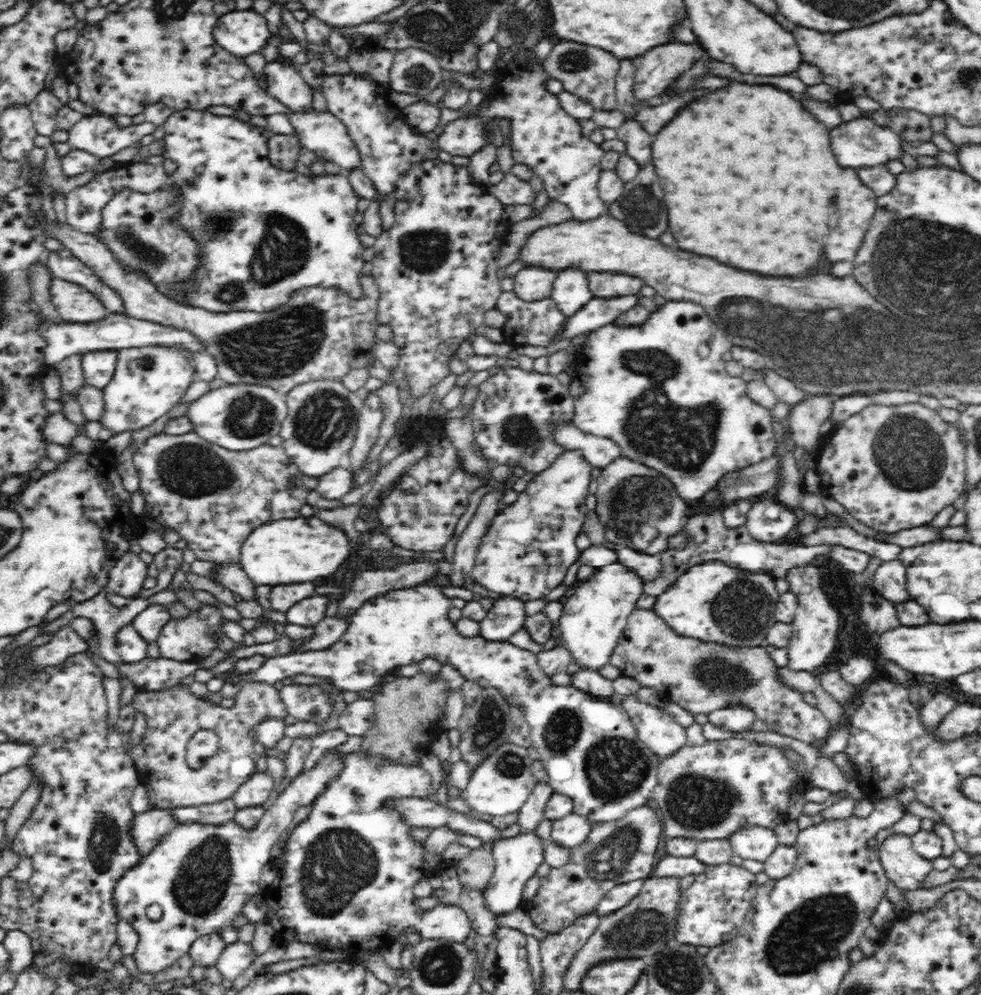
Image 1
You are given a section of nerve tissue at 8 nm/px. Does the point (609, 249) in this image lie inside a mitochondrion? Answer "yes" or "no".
no

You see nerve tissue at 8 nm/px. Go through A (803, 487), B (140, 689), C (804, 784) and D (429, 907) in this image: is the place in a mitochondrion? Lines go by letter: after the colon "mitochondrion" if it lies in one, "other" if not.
A: other
B: other
C: other
D: other

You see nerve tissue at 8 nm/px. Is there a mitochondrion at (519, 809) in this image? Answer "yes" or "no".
no

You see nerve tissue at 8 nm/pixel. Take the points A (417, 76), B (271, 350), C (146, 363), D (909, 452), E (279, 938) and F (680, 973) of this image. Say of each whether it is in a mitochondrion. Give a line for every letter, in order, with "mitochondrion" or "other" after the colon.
A: mitochondrion
B: mitochondrion
C: mitochondrion
D: mitochondrion
E: other
F: mitochondrion

